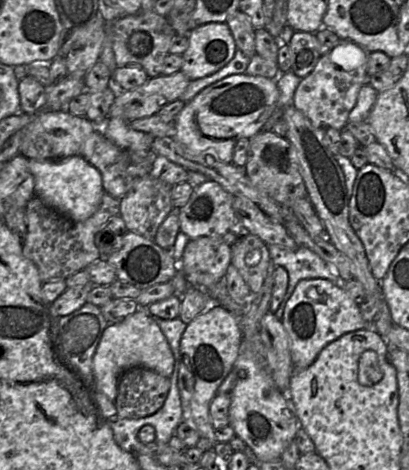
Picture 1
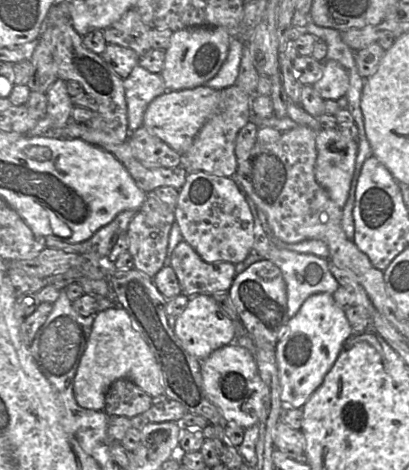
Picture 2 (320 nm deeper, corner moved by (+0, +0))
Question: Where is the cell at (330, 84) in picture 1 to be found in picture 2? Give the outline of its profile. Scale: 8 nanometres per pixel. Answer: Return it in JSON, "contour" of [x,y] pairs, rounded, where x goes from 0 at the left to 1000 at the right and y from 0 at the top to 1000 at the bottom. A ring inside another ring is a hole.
{"contour":[[[797,128],[790,132],[787,164],[763,183],[790,213],[824,215],[851,194],[853,160],[829,132]]]}

